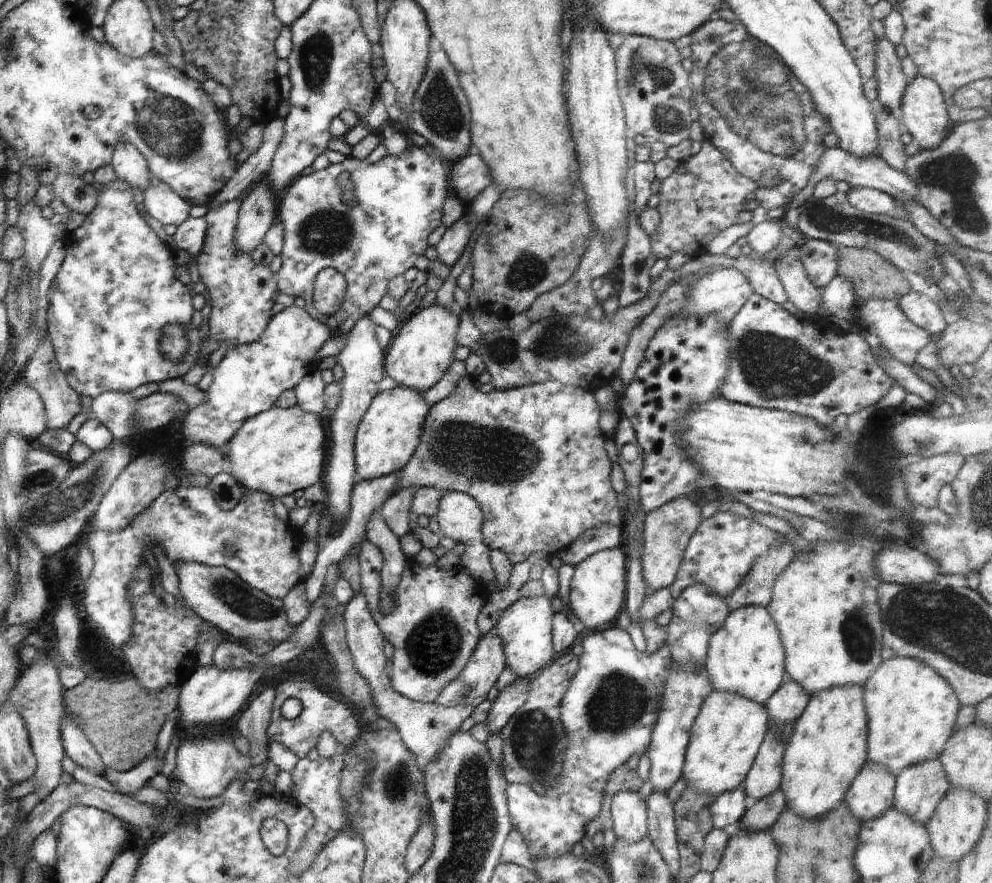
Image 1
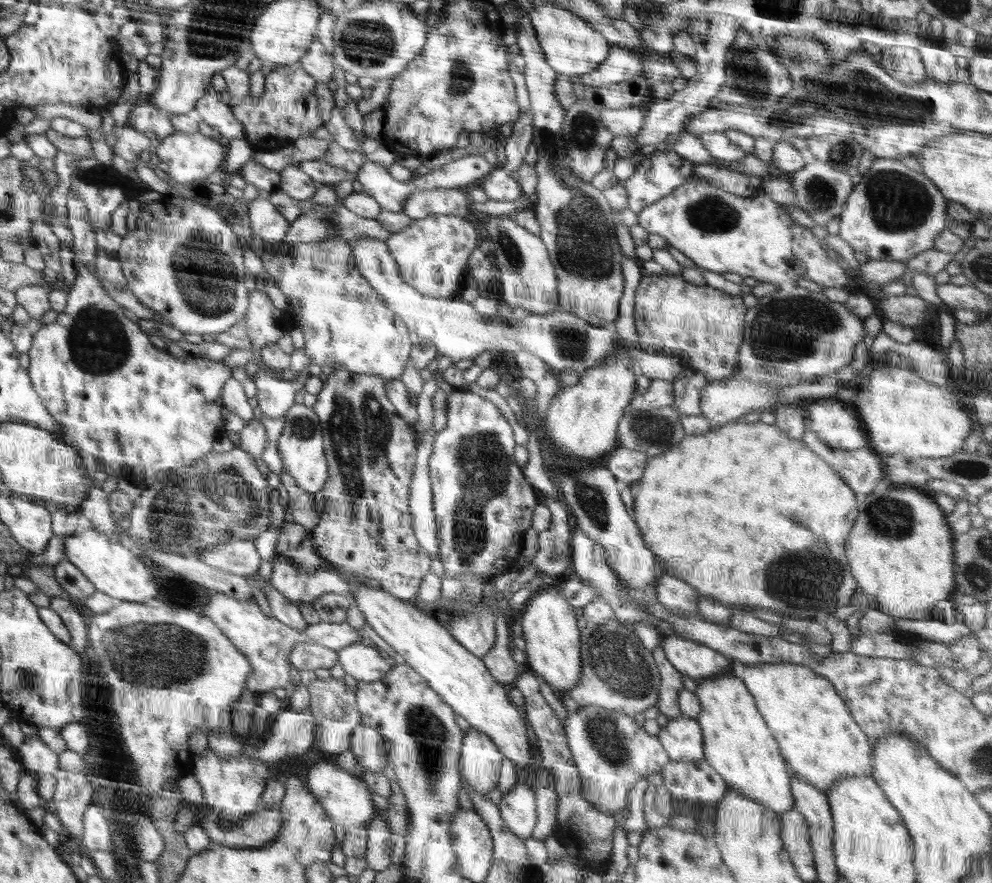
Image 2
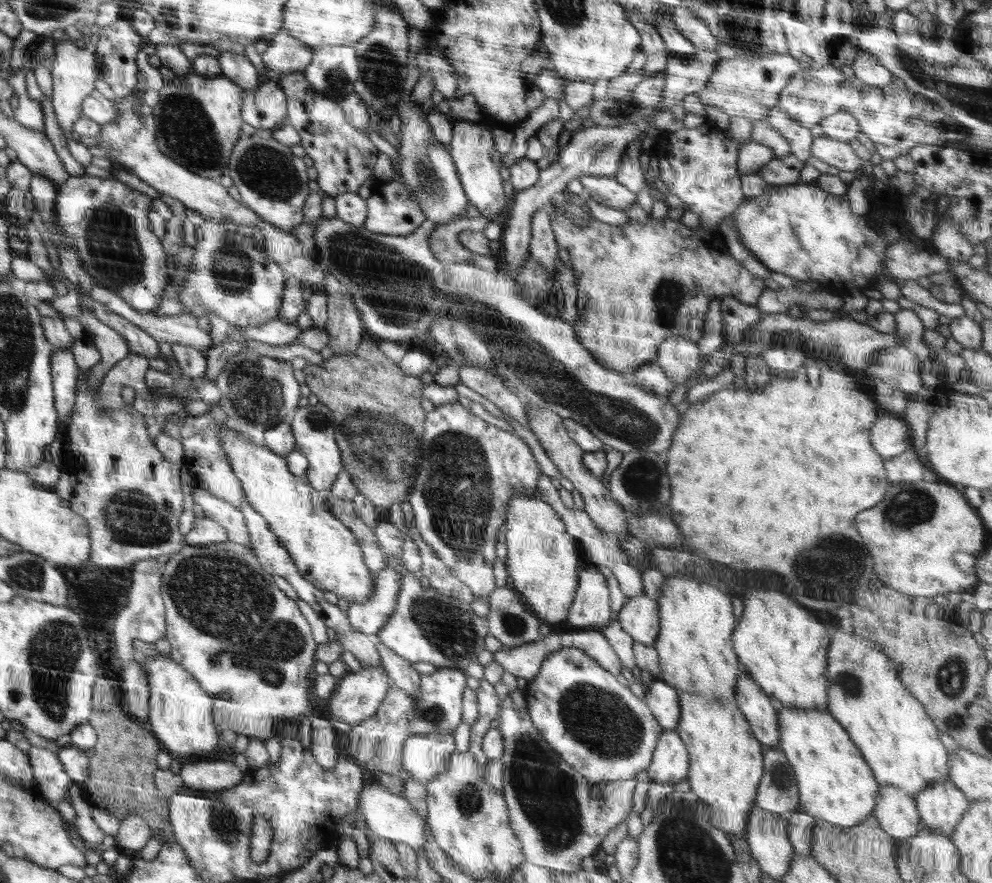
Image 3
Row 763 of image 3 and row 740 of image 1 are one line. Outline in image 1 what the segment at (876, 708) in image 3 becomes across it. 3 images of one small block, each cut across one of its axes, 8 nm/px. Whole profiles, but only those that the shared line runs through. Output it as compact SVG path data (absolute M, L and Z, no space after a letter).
M890 658L881 661L879 667L863 684L864 710L868 716L868 754L867 762L884 764L894 776L914 762L926 762L940 756L947 740L955 733L956 720L961 704L952 686L930 666L918 662L916 658Z

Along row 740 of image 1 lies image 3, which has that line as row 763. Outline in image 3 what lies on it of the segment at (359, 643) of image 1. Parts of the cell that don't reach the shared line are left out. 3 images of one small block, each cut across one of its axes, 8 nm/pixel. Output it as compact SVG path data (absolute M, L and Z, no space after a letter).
M450 733L412 735L403 748L403 776L414 777L426 786L432 777L448 769L455 748Z

